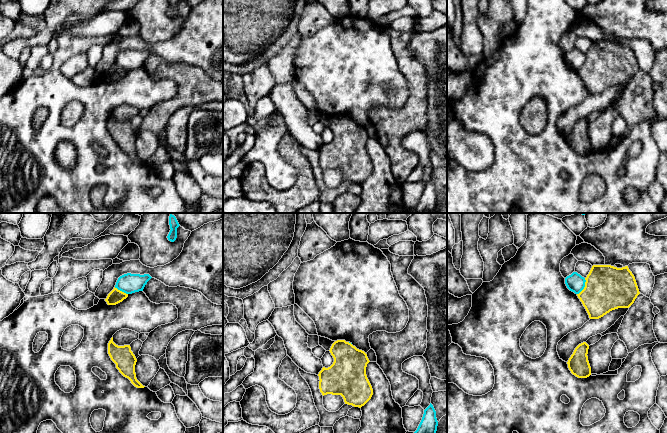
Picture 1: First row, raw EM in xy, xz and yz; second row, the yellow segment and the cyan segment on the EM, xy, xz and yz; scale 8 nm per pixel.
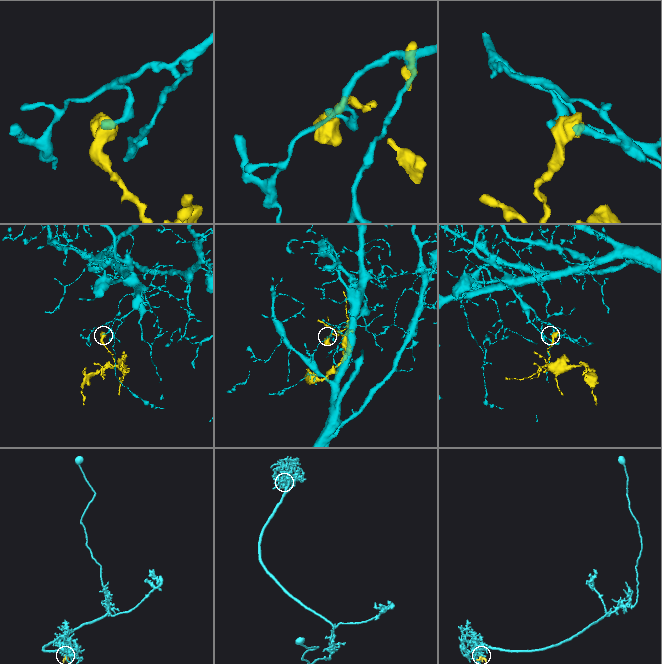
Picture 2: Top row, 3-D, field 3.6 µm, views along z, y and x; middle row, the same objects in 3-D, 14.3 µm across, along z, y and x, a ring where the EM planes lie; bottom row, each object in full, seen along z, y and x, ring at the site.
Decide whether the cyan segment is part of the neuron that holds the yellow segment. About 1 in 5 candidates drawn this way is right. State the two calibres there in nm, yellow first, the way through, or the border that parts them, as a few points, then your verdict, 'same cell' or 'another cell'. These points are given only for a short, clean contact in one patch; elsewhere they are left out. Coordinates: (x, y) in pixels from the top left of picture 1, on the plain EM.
calibres 360 and 150 nm; border yz (585, 54), (585, 62), (577, 70); another cell

